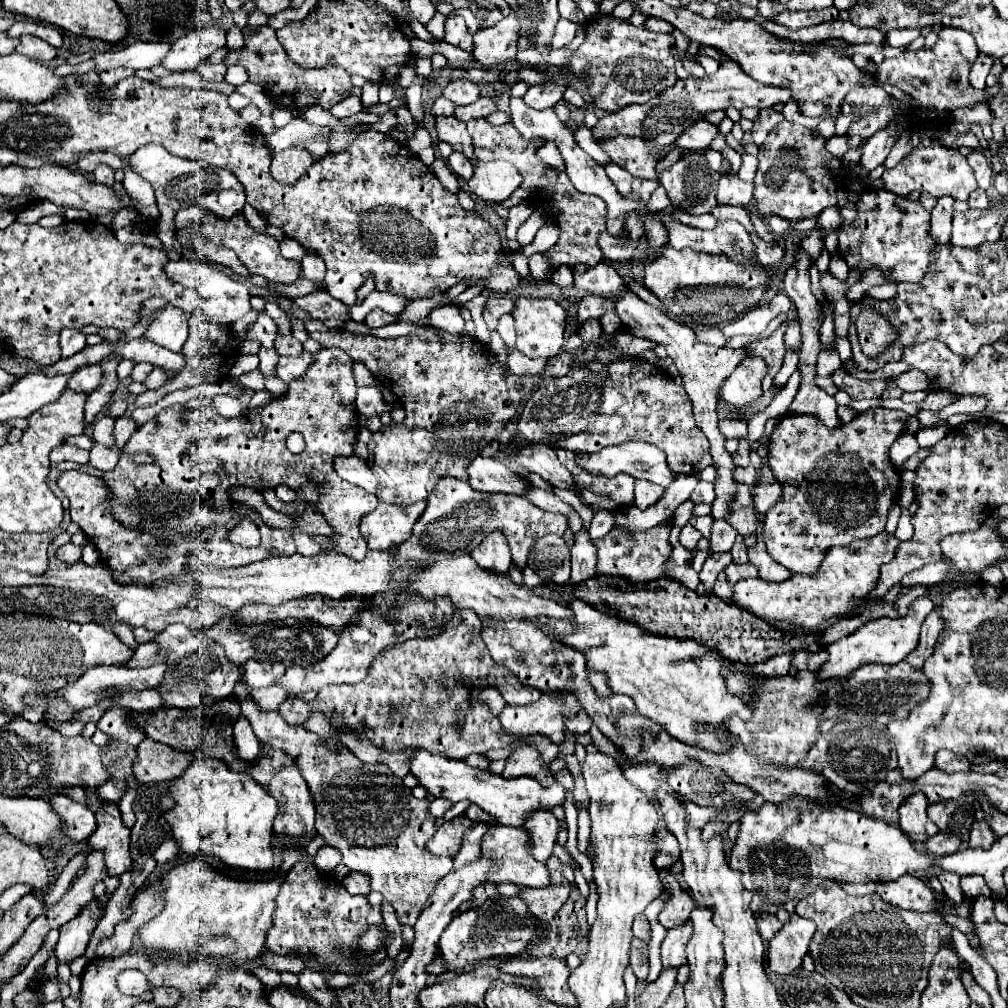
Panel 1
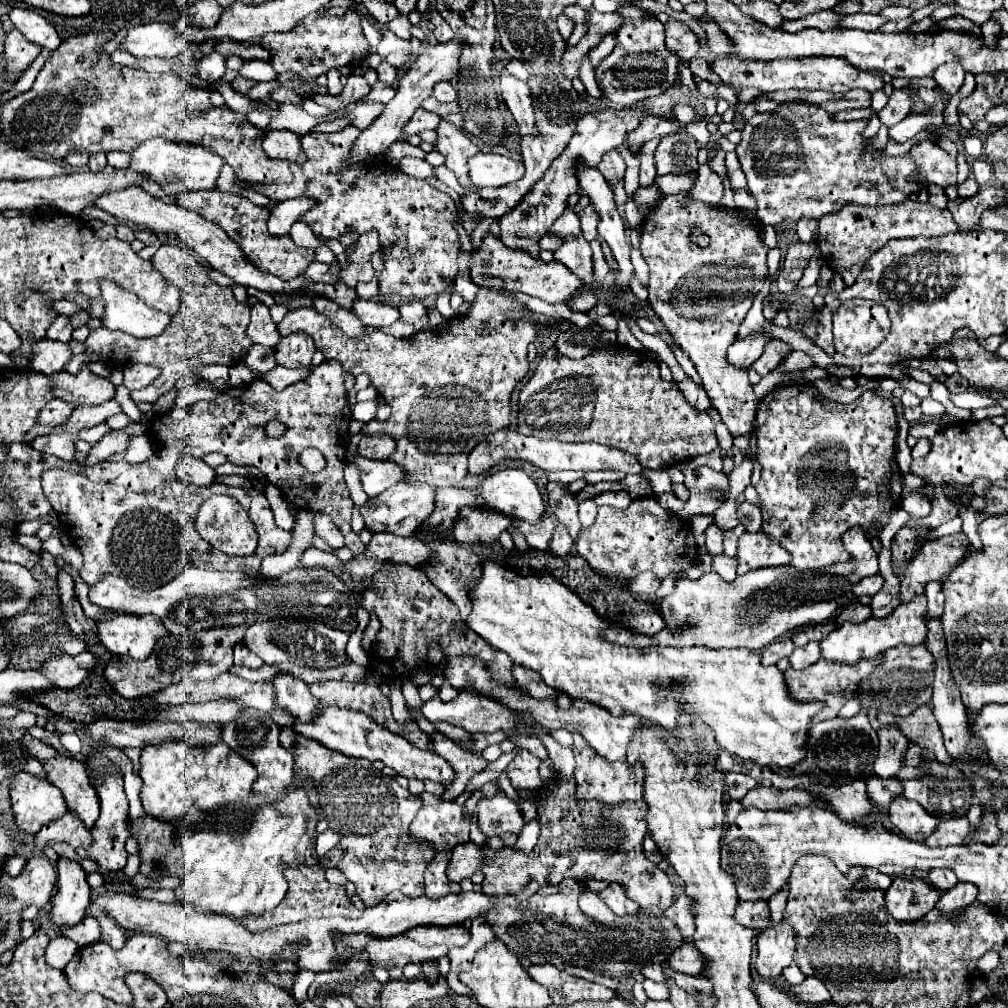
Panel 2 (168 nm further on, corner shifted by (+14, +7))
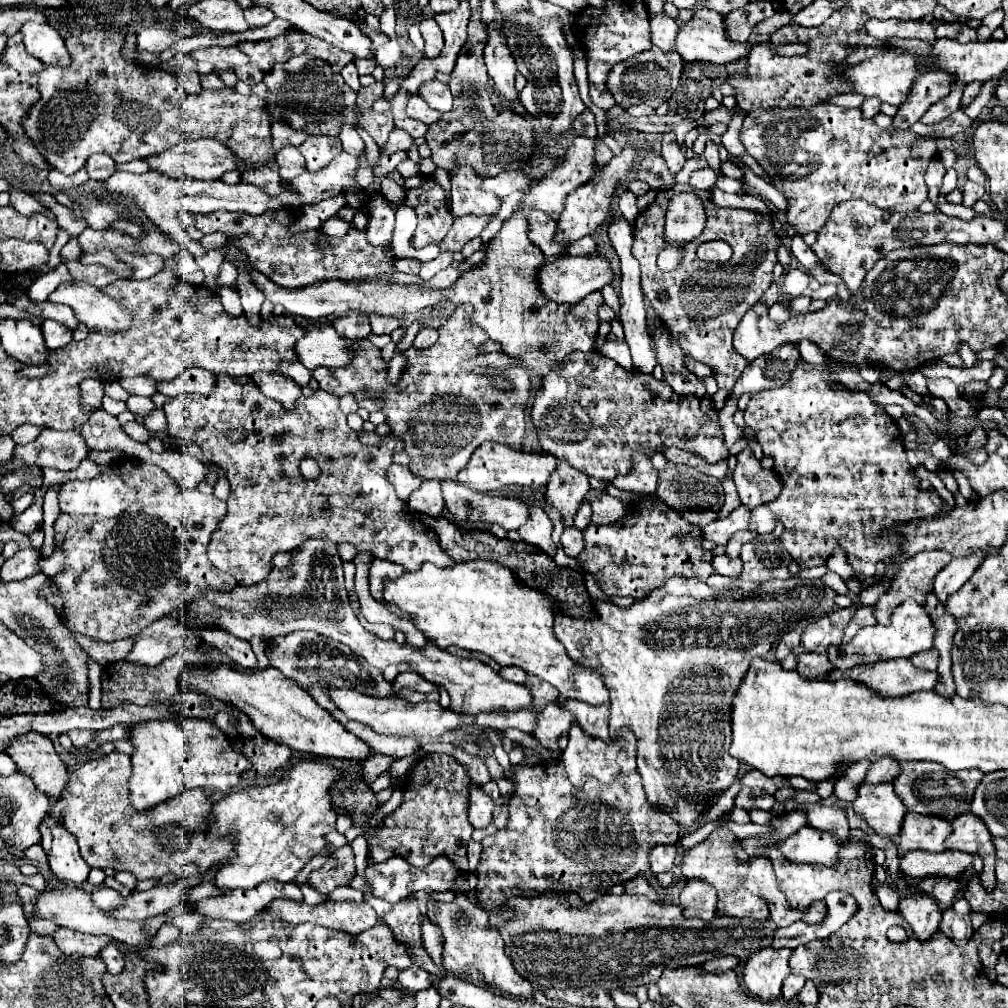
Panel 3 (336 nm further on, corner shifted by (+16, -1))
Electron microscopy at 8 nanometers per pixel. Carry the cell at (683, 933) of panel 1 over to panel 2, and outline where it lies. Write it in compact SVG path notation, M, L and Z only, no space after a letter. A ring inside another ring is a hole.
M680 894L676 898L676 902L664 912L666 918L670 918L672 922L676 922L676 926L680 928L680 934L684 938L684 942L690 942L694 936L694 918L688 910L688 898L686 894Z

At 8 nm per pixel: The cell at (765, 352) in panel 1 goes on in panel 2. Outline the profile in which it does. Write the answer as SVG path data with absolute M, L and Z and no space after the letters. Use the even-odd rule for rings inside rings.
M768 340L762 356L752 364L752 368L760 374L760 376L766 376L772 368L778 366L778 362L784 358L784 350L786 350L786 344L782 340Z

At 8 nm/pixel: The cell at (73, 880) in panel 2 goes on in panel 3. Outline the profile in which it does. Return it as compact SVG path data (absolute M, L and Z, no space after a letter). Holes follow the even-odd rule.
M46 816L40 822L40 834L42 834L42 848L48 854L48 862L52 872L56 874L58 880L72 884L72 886L82 886L86 882L90 866L82 860L76 844L76 836L72 836L58 820L52 816Z

